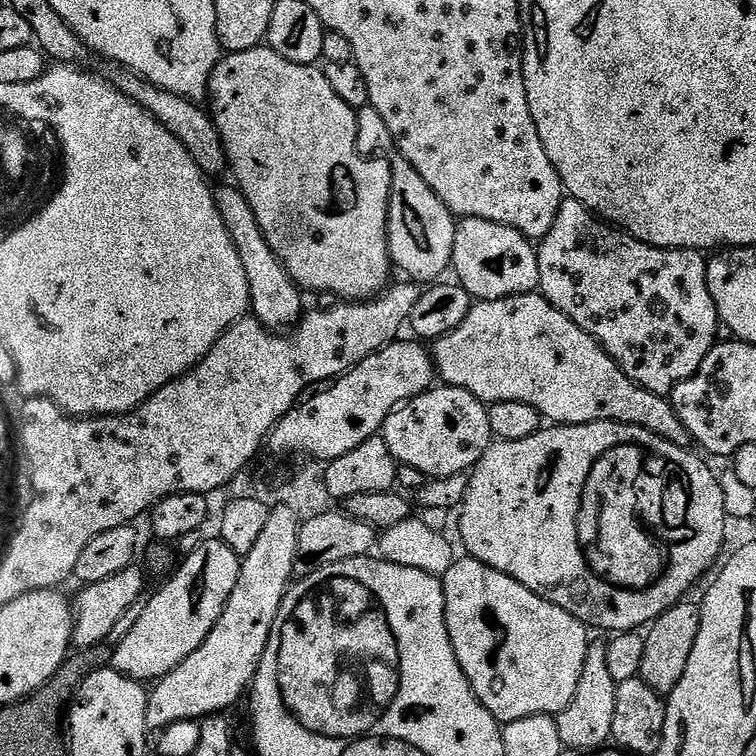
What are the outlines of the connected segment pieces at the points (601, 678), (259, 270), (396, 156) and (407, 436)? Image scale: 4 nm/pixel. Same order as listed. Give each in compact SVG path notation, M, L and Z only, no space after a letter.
M589 643L586 662L582 666L582 678L578 678L578 690L574 690L574 698L570 698L568 705L555 717L558 738L565 749L581 748L591 753L603 749L612 740L616 683L606 667L607 649L607 643Z
M232 182L222 185L221 188L217 187L215 194L216 209L220 211L226 230L230 230L230 238L234 238L238 258L242 258L242 270L246 270L251 315L265 328L291 329L300 323L302 313L305 311L304 300L300 297L302 295L300 285L295 284L278 256L274 254L274 250L270 250L270 244L262 234L262 226L258 226L250 202L246 202L246 194L242 194L240 188Z
M370 106L356 113L356 148L361 154L383 154L392 171L392 197L388 203L388 253L392 255L393 265L399 271L401 268L409 281L439 281L443 277L440 275L452 267L457 217L453 216L446 202L442 202L442 198L426 186L422 174L418 174L418 170L402 158L390 130L386 130L386 122L382 122L382 114Z
M433 386L422 395L415 396L413 400L395 408L384 420L382 437L397 465L404 467L405 464L406 467L421 472L424 478L453 476L459 472L467 473L476 467L477 462L484 457L484 453L494 442L488 408L484 401L474 398L471 392L447 386Z

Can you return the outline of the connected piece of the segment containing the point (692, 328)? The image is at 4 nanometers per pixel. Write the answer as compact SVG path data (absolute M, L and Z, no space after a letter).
M565 198L562 206L558 210L558 216L554 218L554 226L550 226L550 234L546 234L543 240L539 241L536 257L538 258L538 274L540 275L539 295L546 297L552 305L566 318L570 318L586 334L590 334L594 339L599 340L600 344L618 362L618 366L630 379L638 386L650 390L654 394L665 398L671 397L672 389L678 387L684 380L688 380L698 370L698 366L710 354L710 350L718 343L716 328L720 324L720 315L716 312L714 298L708 289L708 266L703 256L694 248L654 248L651 244L643 244L641 240L635 240L627 232L603 221L595 215L582 202L571 198Z

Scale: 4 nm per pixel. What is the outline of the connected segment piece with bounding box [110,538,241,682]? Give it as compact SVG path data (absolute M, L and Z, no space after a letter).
M219 538L198 545L161 583L165 584L152 597L147 597L148 605L146 600L139 609L140 617L121 638L110 660L111 667L131 680L155 682L186 662L186 658L206 642L218 618L222 618L222 610L226 602L230 602L230 594L234 594L238 582L240 561L241 557Z

